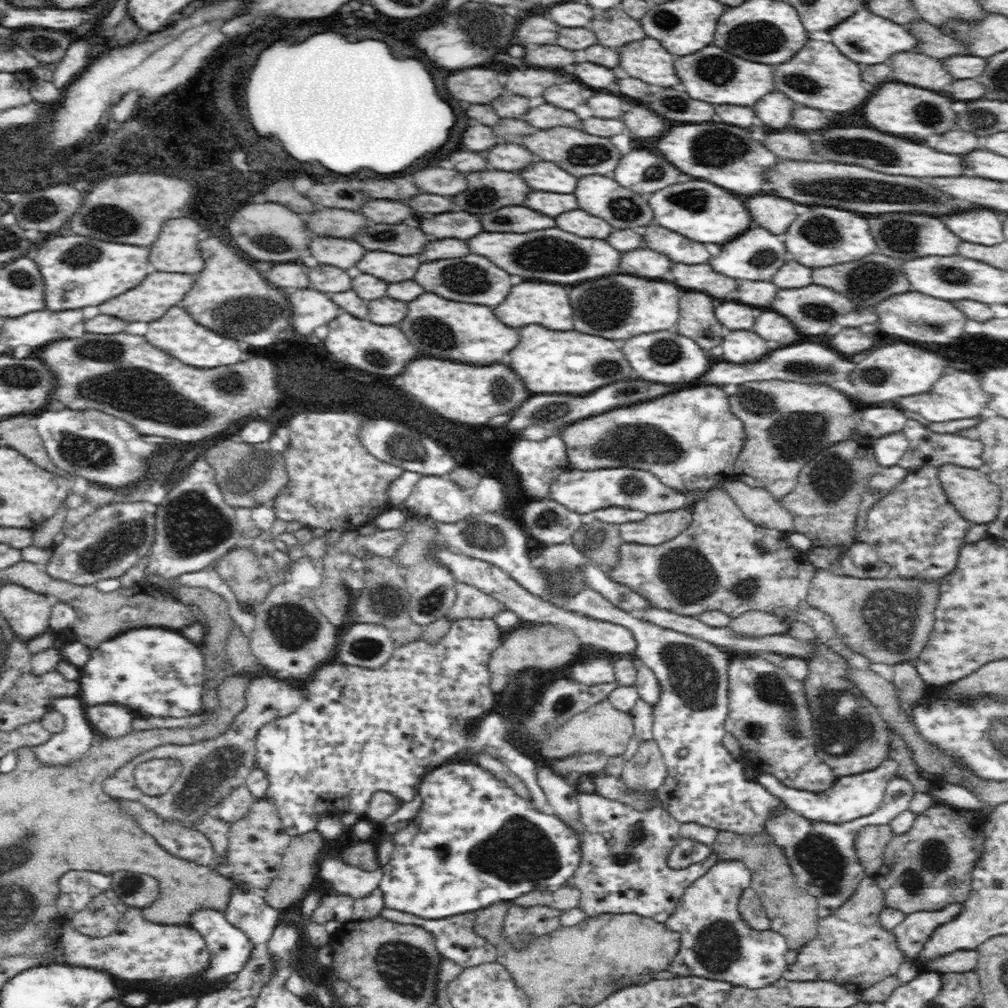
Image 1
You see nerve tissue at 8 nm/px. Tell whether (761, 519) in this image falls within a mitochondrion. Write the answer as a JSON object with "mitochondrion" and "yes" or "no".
{"mitochondrion":"no"}

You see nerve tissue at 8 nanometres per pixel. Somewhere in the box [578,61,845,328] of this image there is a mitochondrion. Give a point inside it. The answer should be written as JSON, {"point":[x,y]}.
{"point":[713,147]}

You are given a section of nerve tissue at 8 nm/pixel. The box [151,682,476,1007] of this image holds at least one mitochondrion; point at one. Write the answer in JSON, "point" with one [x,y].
{"point":[201,786]}

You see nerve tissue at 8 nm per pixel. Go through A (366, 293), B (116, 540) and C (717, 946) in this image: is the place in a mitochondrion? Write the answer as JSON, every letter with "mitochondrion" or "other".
{"A":"other","B":"mitochondrion","C":"mitochondrion"}

